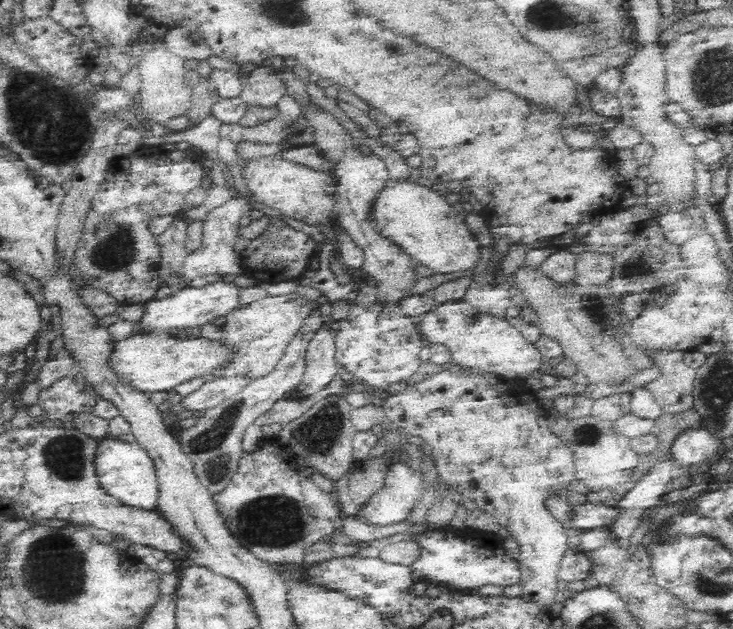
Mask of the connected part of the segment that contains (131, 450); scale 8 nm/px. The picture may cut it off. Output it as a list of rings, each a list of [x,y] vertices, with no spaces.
[[[119,435],[98,440],[94,466],[96,466],[95,473],[98,474],[98,481],[103,491],[118,500],[122,506],[140,510],[156,510],[159,486],[155,465],[137,441]]]

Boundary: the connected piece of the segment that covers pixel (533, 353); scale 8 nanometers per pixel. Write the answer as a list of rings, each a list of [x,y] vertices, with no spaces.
[[[463,300],[446,301],[430,308],[421,315],[414,316],[418,334],[426,344],[439,344],[451,352],[451,363],[463,368],[498,375],[507,380],[536,383],[539,368],[550,348],[545,344],[528,342],[507,318],[492,316],[474,310]]]

